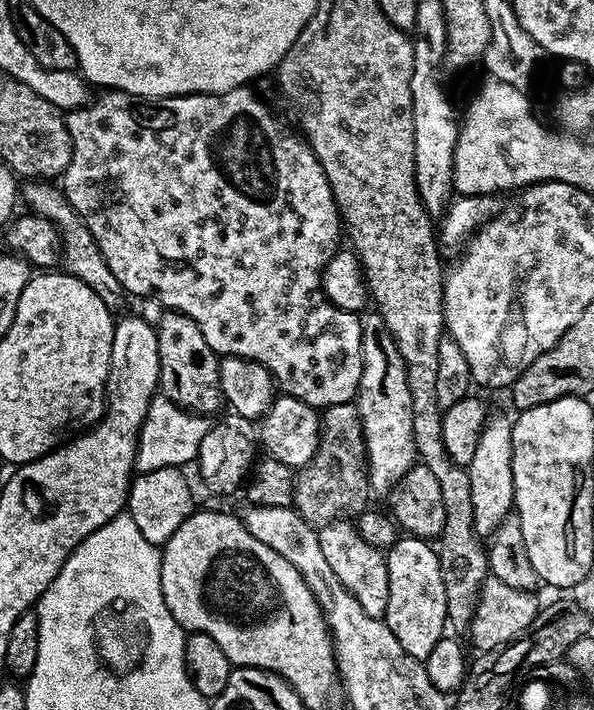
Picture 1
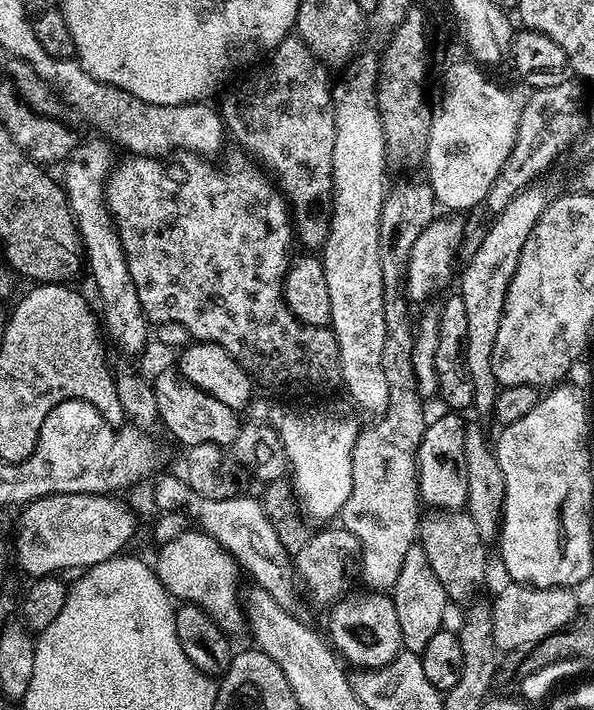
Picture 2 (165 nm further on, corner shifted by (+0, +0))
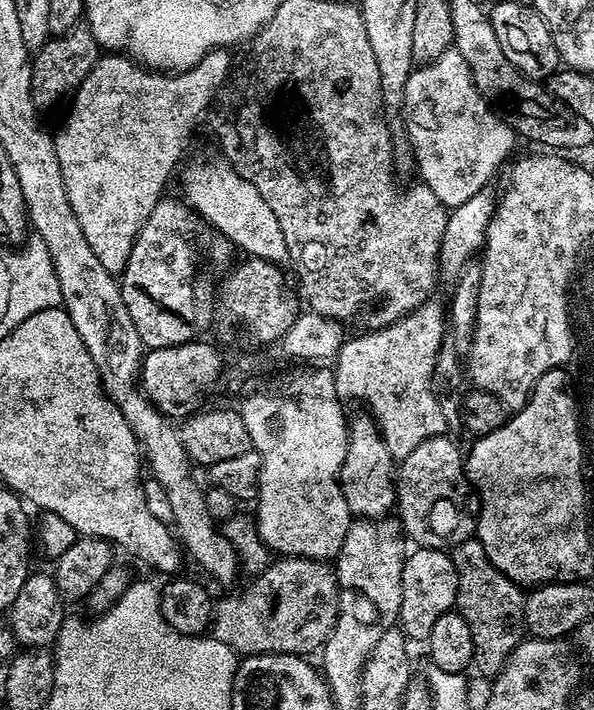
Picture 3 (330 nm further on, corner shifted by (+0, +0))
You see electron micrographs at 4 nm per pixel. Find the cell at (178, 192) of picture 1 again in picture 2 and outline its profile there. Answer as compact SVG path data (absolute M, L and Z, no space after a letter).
M176 154L171 158L133 155L128 159L130 160L124 160L121 164L119 161L113 167L108 184L104 188L104 200L108 203L108 212L120 232L126 262L130 266L130 278L134 278L134 286L138 286L138 302L142 302L142 310L147 314L149 321L157 325L168 322L182 323L197 341L222 346L248 371L248 375L257 385L265 384L276 392L284 392L287 388L293 388L296 392L320 392L323 388L334 387L335 384L337 387L341 383L340 355L338 342L331 327L319 328L303 324L284 301L282 281L293 255L294 225L288 202L275 183L252 162L232 164L229 168L215 168L205 157L195 154Z

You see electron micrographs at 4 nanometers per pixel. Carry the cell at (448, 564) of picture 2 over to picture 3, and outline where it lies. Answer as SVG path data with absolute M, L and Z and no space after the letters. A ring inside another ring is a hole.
M469 538L451 549L454 570L458 574L458 590L455 607L470 626L474 638L474 668L485 678L495 678L504 669L504 664L525 635L525 593L521 585L515 584L498 566L490 562L482 542ZM521 592L521 593L520 593Z

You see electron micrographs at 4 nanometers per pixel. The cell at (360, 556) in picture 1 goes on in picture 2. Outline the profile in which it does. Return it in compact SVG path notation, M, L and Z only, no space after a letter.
M363 591L357 596L345 595L331 605L329 612L332 613L328 616L328 628L332 631L330 643L349 665L356 664L352 666L357 669L384 668L404 648L402 626L398 626L398 610L394 610L394 602L387 591Z

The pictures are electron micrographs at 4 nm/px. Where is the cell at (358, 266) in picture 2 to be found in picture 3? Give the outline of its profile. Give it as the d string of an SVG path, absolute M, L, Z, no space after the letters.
M371 415L351 417L348 425L348 445L346 458L340 467L339 481L346 506L353 517L366 520L379 520L387 517L396 504L396 485L394 479L394 458L388 452L380 427Z

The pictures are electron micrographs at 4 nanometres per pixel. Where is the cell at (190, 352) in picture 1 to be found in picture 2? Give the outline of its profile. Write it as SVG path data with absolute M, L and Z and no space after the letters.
M177 369L166 370L153 379L156 413L161 425L183 445L189 448L202 443L214 443L223 448L231 447L237 440L242 427L239 411L223 405L218 399L206 394L200 387L194 386L182 377Z

